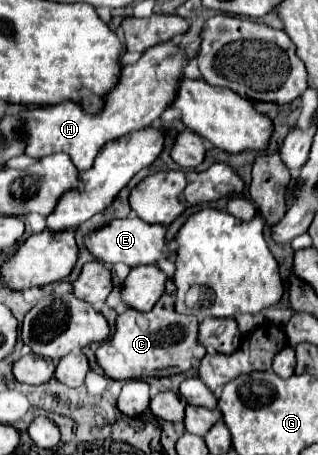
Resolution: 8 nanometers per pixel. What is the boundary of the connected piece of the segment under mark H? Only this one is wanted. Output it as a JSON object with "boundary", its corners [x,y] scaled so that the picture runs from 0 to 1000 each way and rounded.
{"boundary":[[[519,90],[500,95],[475,108],[462,108],[450,116],[450,125],[418,138],[418,143],[393,143],[374,169],[374,187],[362,187],[362,196],[336,209],[330,218],[330,240],[318,253],[274,253],[248,240],[248,231],[236,231],[230,222],[198,222],[186,231],[160,231],[160,235],[110,235],[97,244],[85,244],[72,253],[72,292],[85,292],[85,341],[97,345],[142,345],[160,336],[211,336],[223,345],[223,354],[236,358],[236,367],[248,376],[274,376],[292,367],[292,354],[311,336],[311,327],[336,314],[355,310],[381,297],[399,297],[406,288],[431,288],[431,284],[456,284],[469,275],[481,275],[506,248],[550,222],[557,213],[557,196],[563,196],[563,178],[582,169],[575,152],[594,143],[601,125],[575,112],[575,103],[563,103],[550,90]]]}

